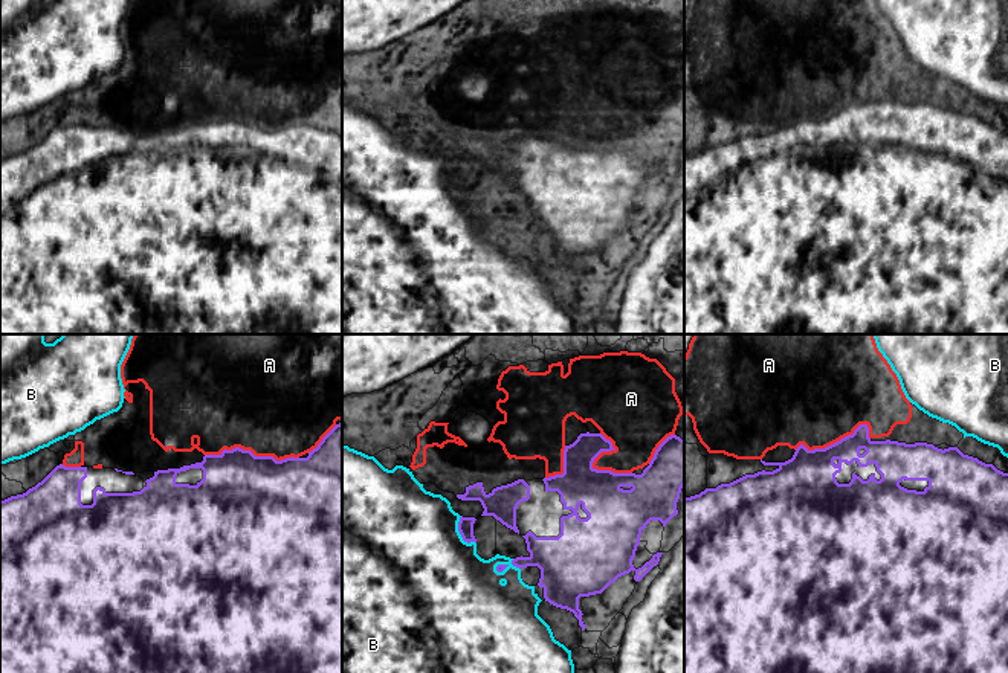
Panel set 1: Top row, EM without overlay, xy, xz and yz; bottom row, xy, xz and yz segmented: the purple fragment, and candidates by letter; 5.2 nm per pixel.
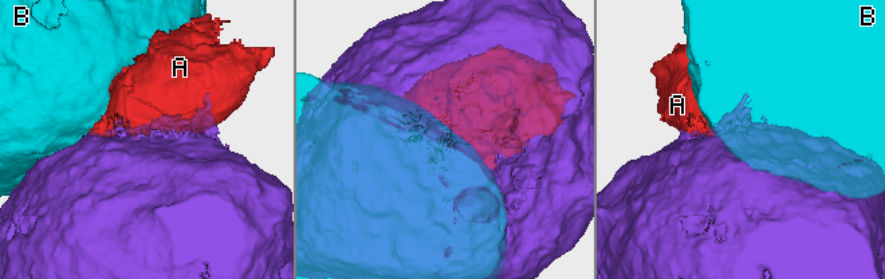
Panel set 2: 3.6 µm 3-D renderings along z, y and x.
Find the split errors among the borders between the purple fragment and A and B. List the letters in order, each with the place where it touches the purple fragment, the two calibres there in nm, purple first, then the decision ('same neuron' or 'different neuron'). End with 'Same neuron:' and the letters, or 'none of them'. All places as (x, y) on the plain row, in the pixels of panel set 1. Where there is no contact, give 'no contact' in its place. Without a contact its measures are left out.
A: xy (251, 110) | 480/480 nm | same neuron
B: xz (460, 191) | 80/500 nm | different neuron
Same neuron: A

